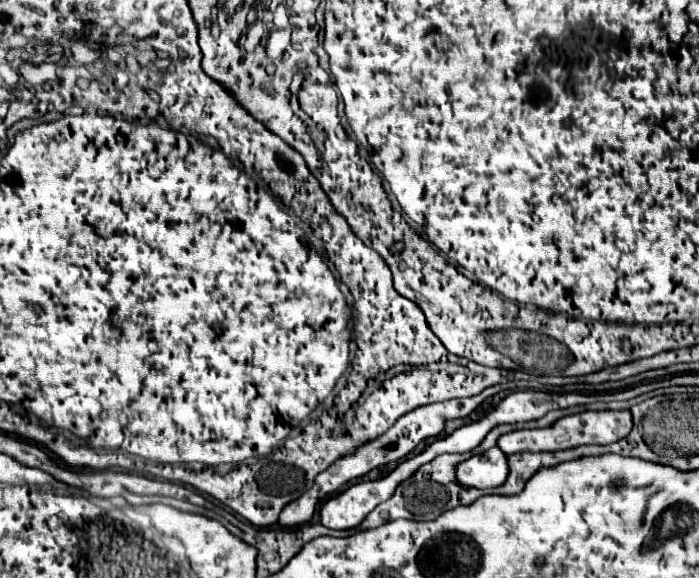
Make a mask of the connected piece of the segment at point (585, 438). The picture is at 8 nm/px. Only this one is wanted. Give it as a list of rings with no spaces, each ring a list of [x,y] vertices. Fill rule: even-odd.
[[[586,410],[580,414],[564,416],[548,428],[538,430],[514,430],[514,454],[516,452],[556,452],[582,444],[612,444],[628,436],[632,430],[630,410]]]

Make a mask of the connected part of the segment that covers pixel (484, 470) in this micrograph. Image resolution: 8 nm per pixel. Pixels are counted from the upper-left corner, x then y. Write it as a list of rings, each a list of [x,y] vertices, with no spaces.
[[[490,448],[484,454],[472,456],[456,466],[456,482],[474,488],[496,488],[508,476],[506,454],[498,448]]]

